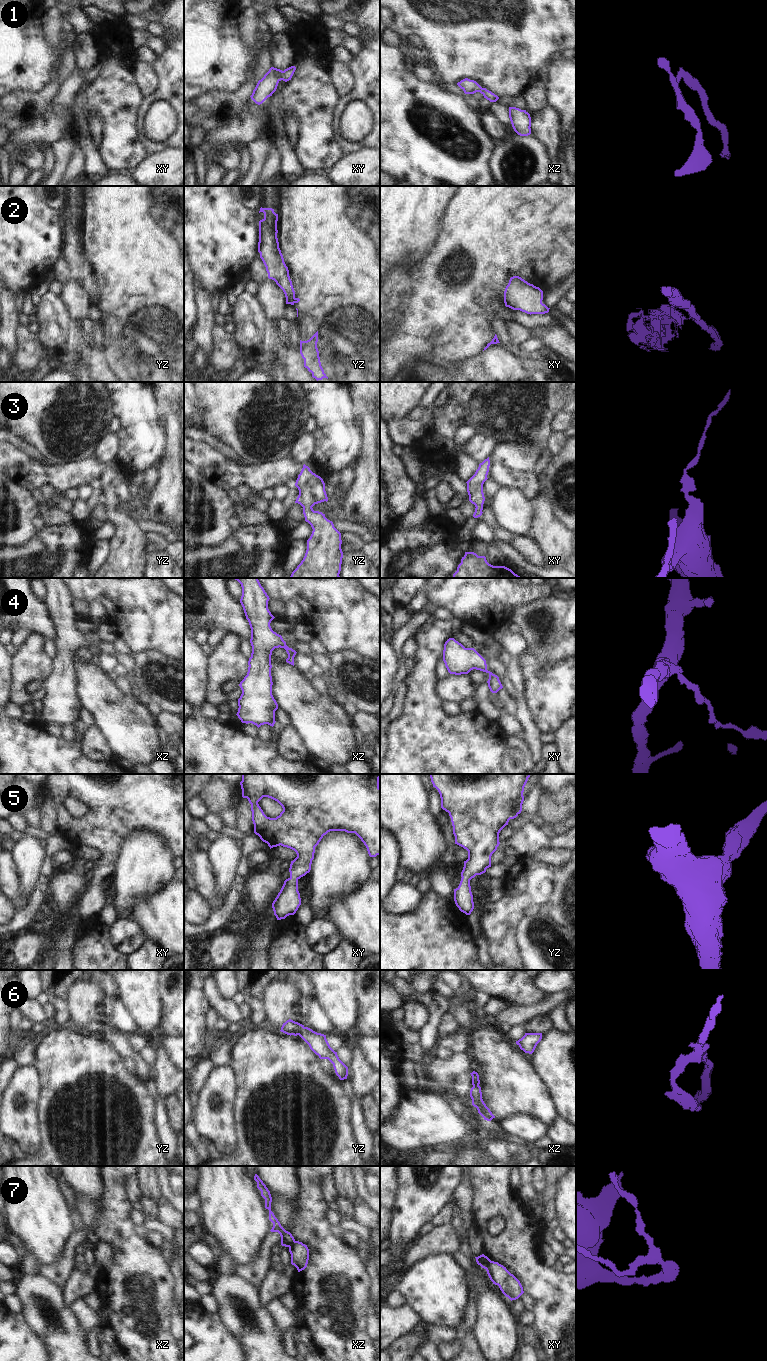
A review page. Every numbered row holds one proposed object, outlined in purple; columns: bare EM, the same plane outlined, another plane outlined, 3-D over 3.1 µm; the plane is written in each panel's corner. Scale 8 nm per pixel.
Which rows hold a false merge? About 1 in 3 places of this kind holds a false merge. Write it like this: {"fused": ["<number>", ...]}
{"fused": ["2", "7"]}

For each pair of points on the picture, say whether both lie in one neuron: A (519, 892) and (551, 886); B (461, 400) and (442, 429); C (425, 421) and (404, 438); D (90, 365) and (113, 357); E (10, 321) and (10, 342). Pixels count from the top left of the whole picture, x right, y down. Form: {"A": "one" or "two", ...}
{"A": "one", "B": "one", "C": "one", "D": "two", "E": "one"}

